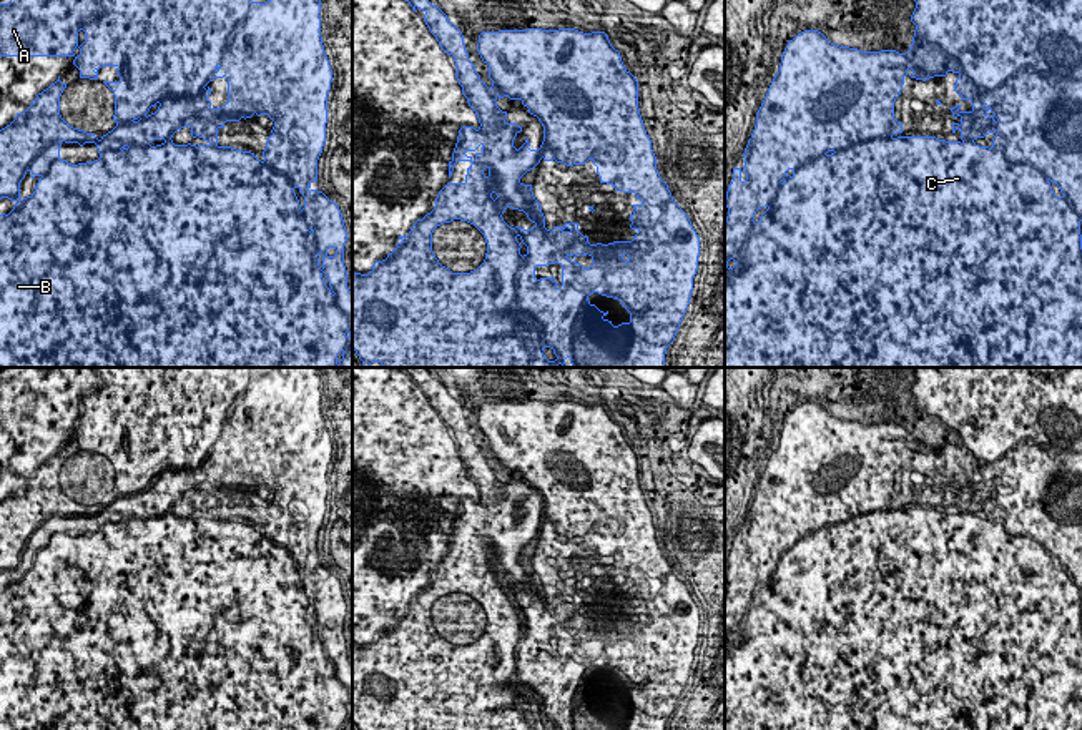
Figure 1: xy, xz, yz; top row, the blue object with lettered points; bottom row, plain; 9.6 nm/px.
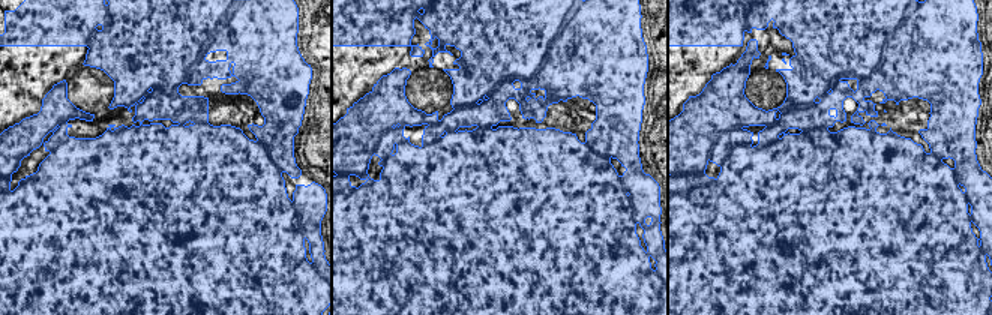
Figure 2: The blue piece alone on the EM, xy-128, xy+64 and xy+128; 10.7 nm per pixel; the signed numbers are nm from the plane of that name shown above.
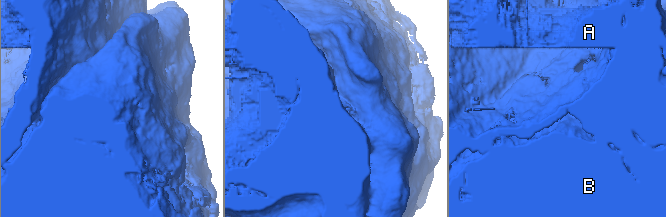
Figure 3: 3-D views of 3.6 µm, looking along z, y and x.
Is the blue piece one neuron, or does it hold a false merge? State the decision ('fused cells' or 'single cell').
fused cells

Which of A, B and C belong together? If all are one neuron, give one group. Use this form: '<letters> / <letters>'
A / B C

